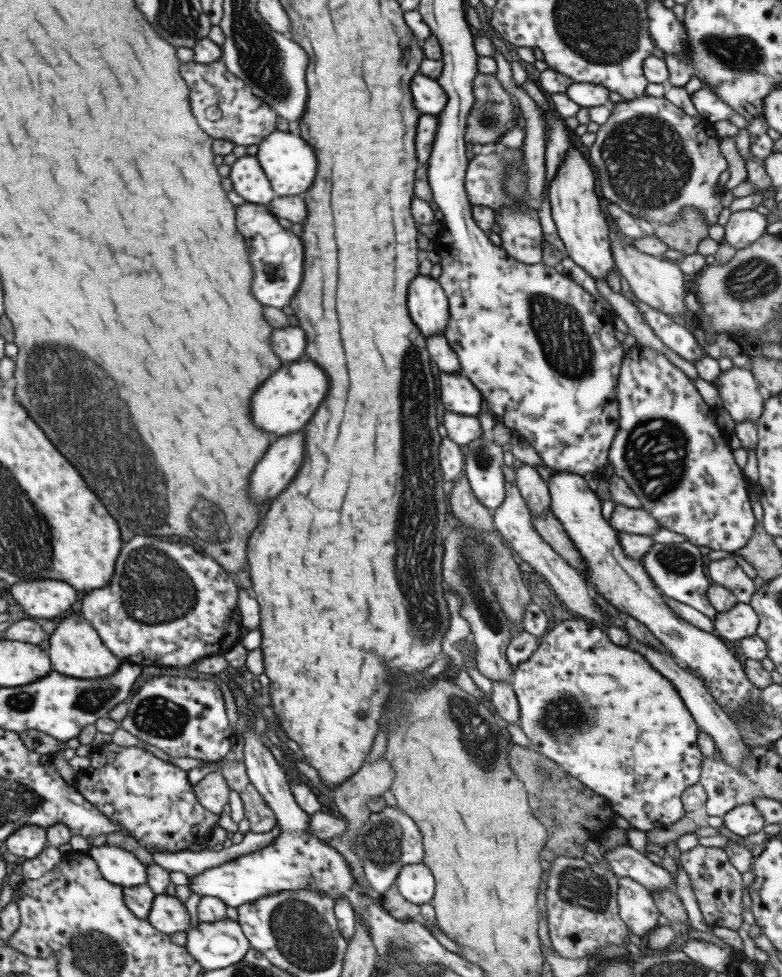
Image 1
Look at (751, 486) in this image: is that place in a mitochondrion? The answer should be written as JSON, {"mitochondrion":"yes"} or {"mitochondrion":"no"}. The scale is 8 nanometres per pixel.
{"mitochondrion":"no"}

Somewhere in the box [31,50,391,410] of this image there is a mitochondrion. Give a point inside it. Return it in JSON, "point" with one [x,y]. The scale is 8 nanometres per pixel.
{"point":[274,272]}

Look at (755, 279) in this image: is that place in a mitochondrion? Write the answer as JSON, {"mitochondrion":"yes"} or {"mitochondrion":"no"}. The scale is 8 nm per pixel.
{"mitochondrion":"yes"}

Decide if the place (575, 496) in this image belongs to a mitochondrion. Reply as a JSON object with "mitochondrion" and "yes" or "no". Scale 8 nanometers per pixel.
{"mitochondrion":"no"}

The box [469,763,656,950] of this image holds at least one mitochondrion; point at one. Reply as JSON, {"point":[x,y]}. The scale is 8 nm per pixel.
{"point":[584,889]}

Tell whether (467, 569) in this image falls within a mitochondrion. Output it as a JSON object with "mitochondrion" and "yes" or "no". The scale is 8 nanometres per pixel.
{"mitochondrion":"yes"}

